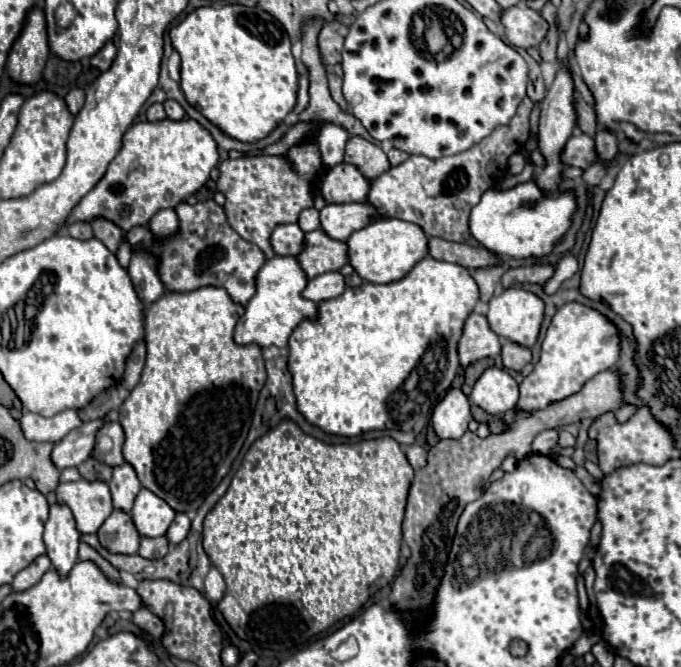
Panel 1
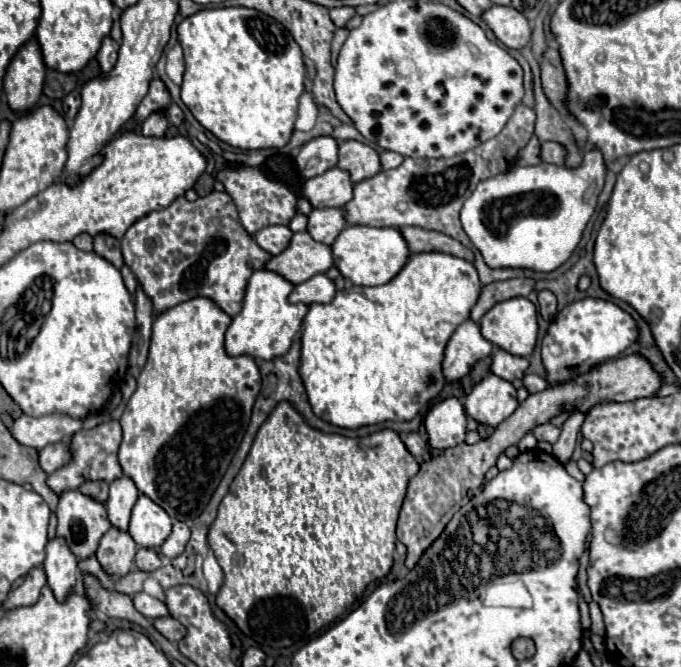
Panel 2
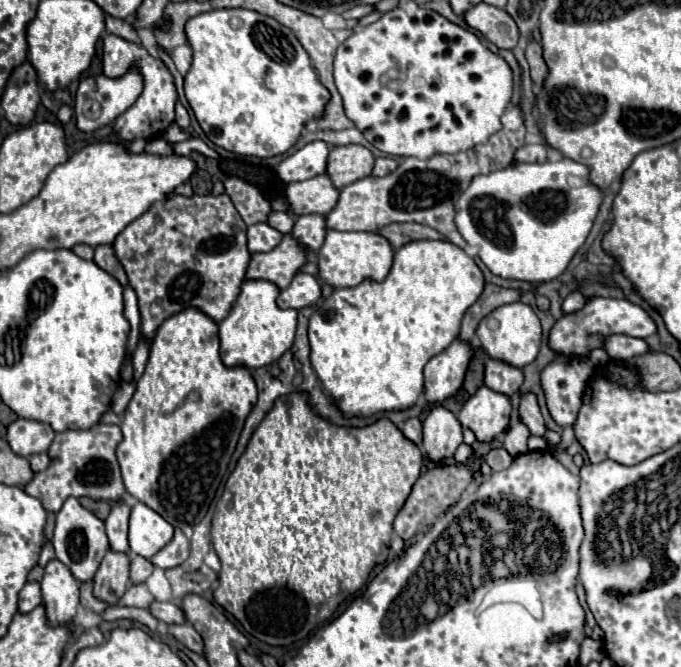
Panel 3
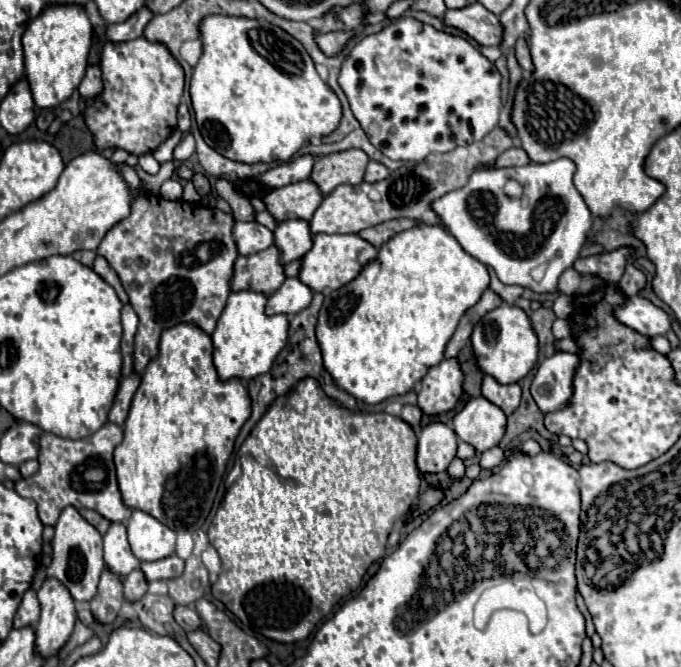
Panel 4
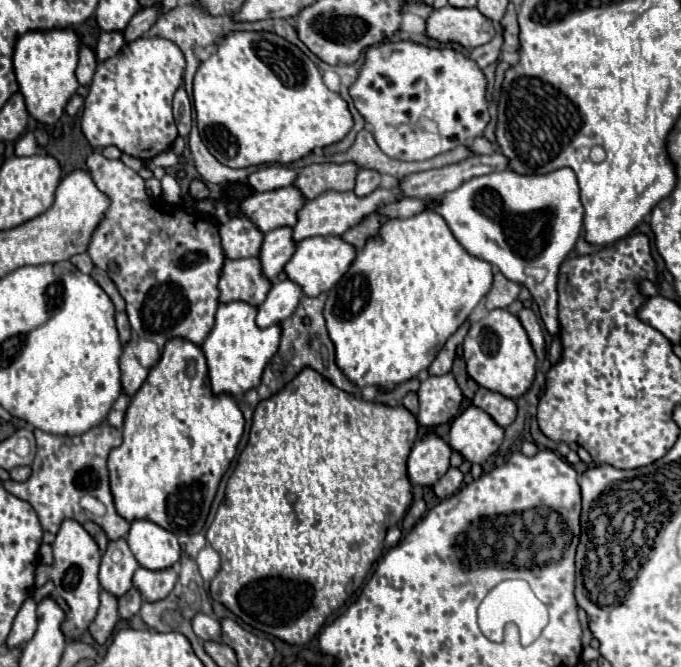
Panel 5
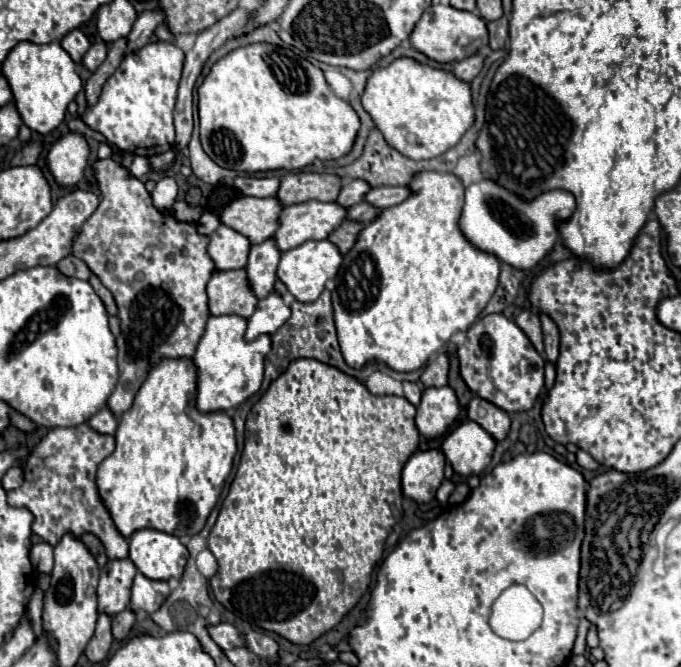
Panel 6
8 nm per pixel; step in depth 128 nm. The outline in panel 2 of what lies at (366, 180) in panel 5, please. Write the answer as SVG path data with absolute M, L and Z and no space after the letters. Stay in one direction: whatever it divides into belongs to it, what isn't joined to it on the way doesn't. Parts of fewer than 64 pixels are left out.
M382 152L380 154L380 164L382 164L382 170L392 170L392 168L398 168L402 164L402 156L396 154L396 152Z

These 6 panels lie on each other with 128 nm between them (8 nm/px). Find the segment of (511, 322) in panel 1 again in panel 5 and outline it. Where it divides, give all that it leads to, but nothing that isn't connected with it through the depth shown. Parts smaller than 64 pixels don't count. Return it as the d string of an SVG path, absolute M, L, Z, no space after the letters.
M492 310L480 322L472 324L462 346L466 372L478 386L514 400L532 388L536 378L536 354L518 316L510 314L508 310Z

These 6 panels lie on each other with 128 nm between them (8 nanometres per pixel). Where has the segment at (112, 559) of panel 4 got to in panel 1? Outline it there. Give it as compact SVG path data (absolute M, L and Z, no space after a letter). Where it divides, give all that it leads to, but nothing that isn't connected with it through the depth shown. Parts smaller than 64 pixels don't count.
M122 464L122 466L114 468L112 480L108 482L108 486L110 486L110 492L112 492L114 510L130 512L140 488L142 488L138 478L136 478L134 468L130 464Z

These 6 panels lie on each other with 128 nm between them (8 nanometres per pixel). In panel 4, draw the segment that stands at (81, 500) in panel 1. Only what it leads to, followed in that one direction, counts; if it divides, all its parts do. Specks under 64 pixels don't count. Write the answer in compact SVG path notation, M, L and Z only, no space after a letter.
M66 508L56 524L56 532L52 538L52 562L50 566L44 566L42 570L36 572L34 576L34 584L32 588L40 588L44 584L44 580L48 580L48 576L60 580L70 596L76 602L90 602L96 592L98 592L98 582L100 582L100 574L104 570L104 560L102 560L102 536L98 534L98 530L94 526L90 526L76 508Z

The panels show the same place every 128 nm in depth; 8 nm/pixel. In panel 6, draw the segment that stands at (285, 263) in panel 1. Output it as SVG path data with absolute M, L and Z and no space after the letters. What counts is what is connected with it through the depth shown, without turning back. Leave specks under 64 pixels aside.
M210 316L206 322L206 330L198 342L196 354L194 354L194 364L198 370L198 380L196 380L196 408L202 414L210 412L228 412L230 408L238 408L244 404L250 396L254 396L260 390L262 376L264 376L264 356L270 352L270 336L262 334L252 342L244 340L244 330L246 330L246 320L240 316Z

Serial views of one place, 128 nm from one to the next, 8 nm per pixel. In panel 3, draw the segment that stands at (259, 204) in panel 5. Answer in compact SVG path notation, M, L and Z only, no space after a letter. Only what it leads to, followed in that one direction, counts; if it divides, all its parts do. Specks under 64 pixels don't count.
M326 174L314 176L304 182L292 182L286 186L288 214L326 214L334 208L338 200L338 190L332 186Z

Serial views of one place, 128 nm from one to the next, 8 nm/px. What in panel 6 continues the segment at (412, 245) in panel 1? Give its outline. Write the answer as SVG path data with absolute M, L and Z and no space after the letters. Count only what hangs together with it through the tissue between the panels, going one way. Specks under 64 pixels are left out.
M310 240L310 242L304 242L304 244L288 250L288 252L282 252L276 274L286 284L288 292L296 300L300 300L300 302L314 302L320 296L324 284L330 278L336 276L336 272L340 268L340 262L342 262L342 256L340 256L338 248L332 242L328 242L328 240L320 240L320 242Z

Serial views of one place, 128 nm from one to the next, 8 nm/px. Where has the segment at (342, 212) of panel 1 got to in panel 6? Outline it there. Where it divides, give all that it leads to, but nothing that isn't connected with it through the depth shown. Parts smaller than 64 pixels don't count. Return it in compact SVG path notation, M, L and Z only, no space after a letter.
M268 238L268 240L250 248L246 274L248 274L252 294L258 300L262 300L264 296L268 296L272 292L274 282L276 282L278 260L280 260L280 252L278 252L272 238Z

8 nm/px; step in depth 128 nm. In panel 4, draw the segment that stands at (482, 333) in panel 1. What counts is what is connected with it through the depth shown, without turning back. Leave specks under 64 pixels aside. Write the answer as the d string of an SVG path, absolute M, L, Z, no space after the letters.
M456 358L442 360L430 368L418 388L418 406L426 416L452 410L462 394L462 370Z

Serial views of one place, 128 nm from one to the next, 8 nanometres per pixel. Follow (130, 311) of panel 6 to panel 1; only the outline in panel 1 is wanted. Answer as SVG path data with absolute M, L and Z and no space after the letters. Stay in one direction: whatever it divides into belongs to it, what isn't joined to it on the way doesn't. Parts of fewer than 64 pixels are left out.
M214 200L196 202L194 206L188 204L188 202L180 202L174 210L178 214L178 232L174 236L156 238L150 232L150 226L138 226L138 228L132 228L130 232L126 232L126 236L124 236L128 240L128 244L132 246L132 250L148 252L148 254L156 256L158 276L160 276L160 280L162 280L162 284L168 292L180 292L182 294L182 292L192 292L192 290L198 290L198 288L204 288L204 286L216 286L216 288L224 288L228 292L228 296L232 298L232 302L244 306L256 292L254 278L256 278L256 272L266 262L264 252L260 252L260 248L256 248L256 244L244 240L242 236L238 236L232 230L232 226L228 224L224 208L220 204L216 204Z

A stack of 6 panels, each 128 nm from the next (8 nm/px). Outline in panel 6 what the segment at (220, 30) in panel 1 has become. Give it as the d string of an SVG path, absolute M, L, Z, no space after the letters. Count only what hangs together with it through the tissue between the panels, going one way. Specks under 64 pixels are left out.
M250 44L244 48L238 48L230 52L228 56L220 58L212 72L204 78L202 86L198 88L198 114L200 114L200 140L204 152L222 168L236 170L236 172L266 172L266 170L300 170L304 166L310 166L314 160L336 160L346 156L352 150L352 140L356 140L356 132L360 130L360 118L356 116L354 108L340 100L328 86L324 74L320 68L310 64L308 60L298 60L298 56L288 48L278 48L270 44Z

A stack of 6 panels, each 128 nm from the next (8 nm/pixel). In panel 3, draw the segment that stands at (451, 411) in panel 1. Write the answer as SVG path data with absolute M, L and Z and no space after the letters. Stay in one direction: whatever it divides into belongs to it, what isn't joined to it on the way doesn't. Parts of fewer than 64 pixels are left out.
M434 406L424 420L422 448L434 464L452 458L456 448L462 444L462 426L456 416L444 406Z

